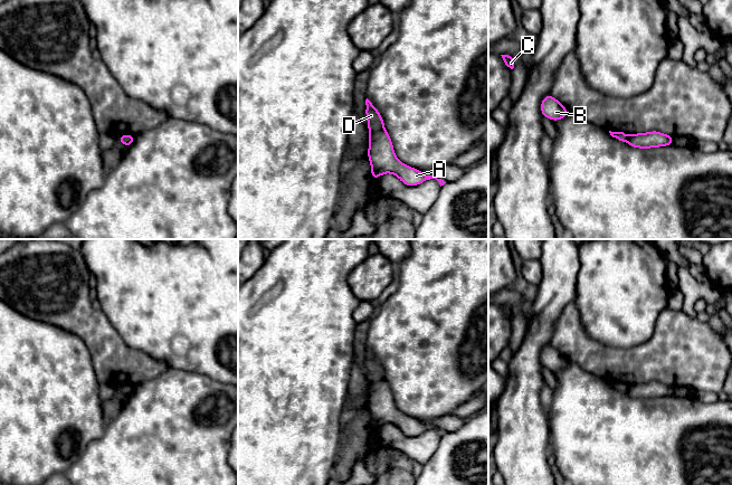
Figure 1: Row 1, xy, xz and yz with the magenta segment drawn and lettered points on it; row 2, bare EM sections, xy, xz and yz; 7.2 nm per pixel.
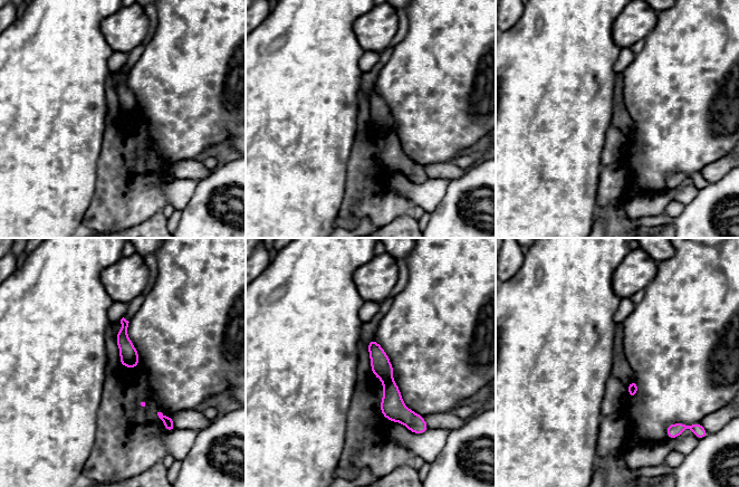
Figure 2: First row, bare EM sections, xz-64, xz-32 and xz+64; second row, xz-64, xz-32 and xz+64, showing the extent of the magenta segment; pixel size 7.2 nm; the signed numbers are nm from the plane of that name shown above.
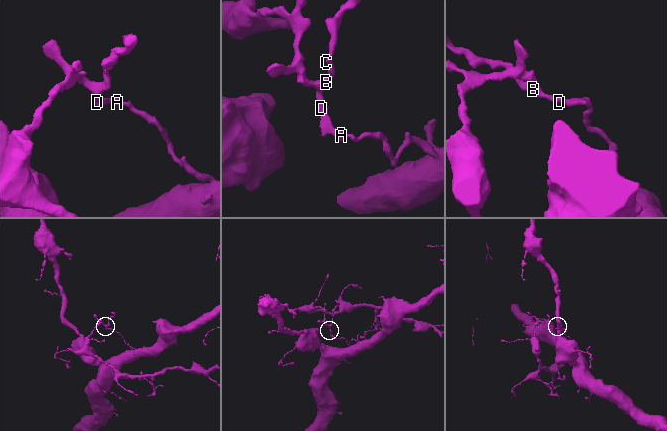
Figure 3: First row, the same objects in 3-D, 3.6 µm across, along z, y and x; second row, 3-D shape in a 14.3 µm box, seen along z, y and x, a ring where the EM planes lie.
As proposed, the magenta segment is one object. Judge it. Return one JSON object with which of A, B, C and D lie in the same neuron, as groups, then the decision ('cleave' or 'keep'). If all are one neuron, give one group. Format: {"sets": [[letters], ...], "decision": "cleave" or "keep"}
{"sets": [["A"], ["B", "C", "D"]], "decision": "cleave"}

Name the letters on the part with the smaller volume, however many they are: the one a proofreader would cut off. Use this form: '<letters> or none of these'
B, C, D

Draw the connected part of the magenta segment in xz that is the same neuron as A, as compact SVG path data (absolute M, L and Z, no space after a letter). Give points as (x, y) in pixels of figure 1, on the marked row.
M382 129L369 134L368 159L371 163L371 178L377 180L383 173L392 173L408 187L416 187L426 180L436 179L440 187L446 182L432 175L426 175L420 170L406 165L394 154L392 141Z

